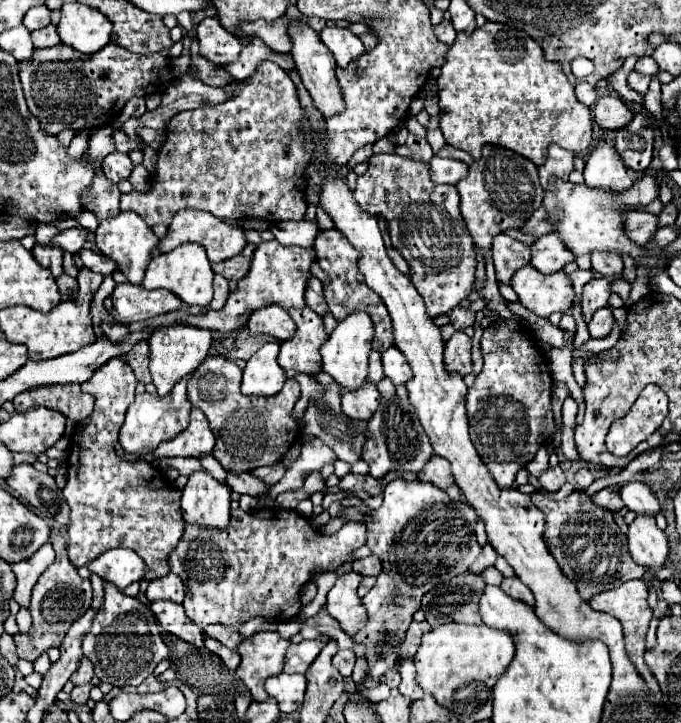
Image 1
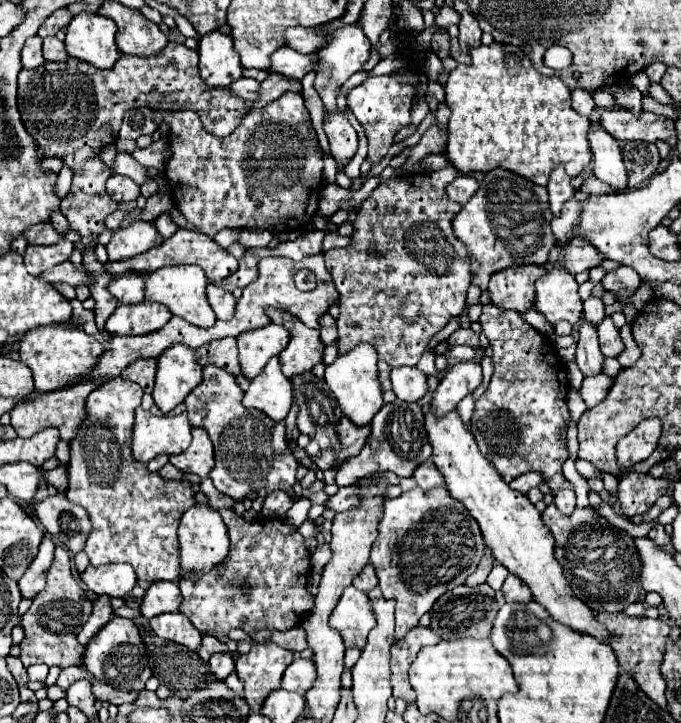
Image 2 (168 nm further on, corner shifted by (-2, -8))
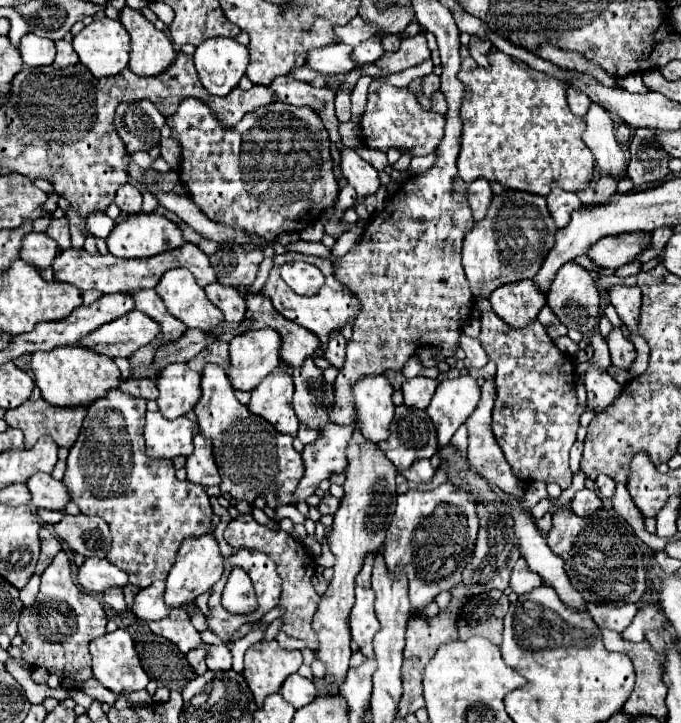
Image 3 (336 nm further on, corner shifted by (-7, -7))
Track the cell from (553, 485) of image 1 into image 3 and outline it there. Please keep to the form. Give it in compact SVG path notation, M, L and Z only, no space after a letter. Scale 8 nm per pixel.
M583 488L581 492L575 494L573 502L571 502L571 510L577 514L577 516L591 516L595 510L601 508L601 498L595 490L587 490Z

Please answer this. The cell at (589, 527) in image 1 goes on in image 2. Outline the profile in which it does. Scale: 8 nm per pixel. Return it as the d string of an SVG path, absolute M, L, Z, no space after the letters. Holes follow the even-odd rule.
M548 505L542 513L542 521L548 525L556 539L556 559L562 565L564 575L578 599L582 599L592 611L616 613L626 609L640 597L640 559L632 537L614 525L610 525L602 515L592 507L574 509L572 515L562 515L554 505ZM614 545L614 561L598 561L604 555L604 549Z

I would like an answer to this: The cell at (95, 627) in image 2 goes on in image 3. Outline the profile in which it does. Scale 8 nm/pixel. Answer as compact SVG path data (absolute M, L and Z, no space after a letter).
M113 588L113 590L103 592L103 598L105 598L105 602L107 602L113 610L117 610L117 612L123 612L123 610L127 608L127 604L125 604L125 600L123 600L123 590L121 590L121 588Z

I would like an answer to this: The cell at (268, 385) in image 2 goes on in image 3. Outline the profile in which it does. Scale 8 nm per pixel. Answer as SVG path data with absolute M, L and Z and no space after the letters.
M279 366L273 370L253 392L249 402L249 412L265 418L275 426L277 432L297 436L299 420L295 418L295 410L291 410L293 398L293 380Z

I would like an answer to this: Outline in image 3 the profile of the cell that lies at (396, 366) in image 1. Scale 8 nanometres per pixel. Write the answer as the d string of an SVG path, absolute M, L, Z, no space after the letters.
M423 376L409 378L401 388L403 396L405 396L405 406L425 410L435 394L435 388L437 388L437 380L423 378Z

